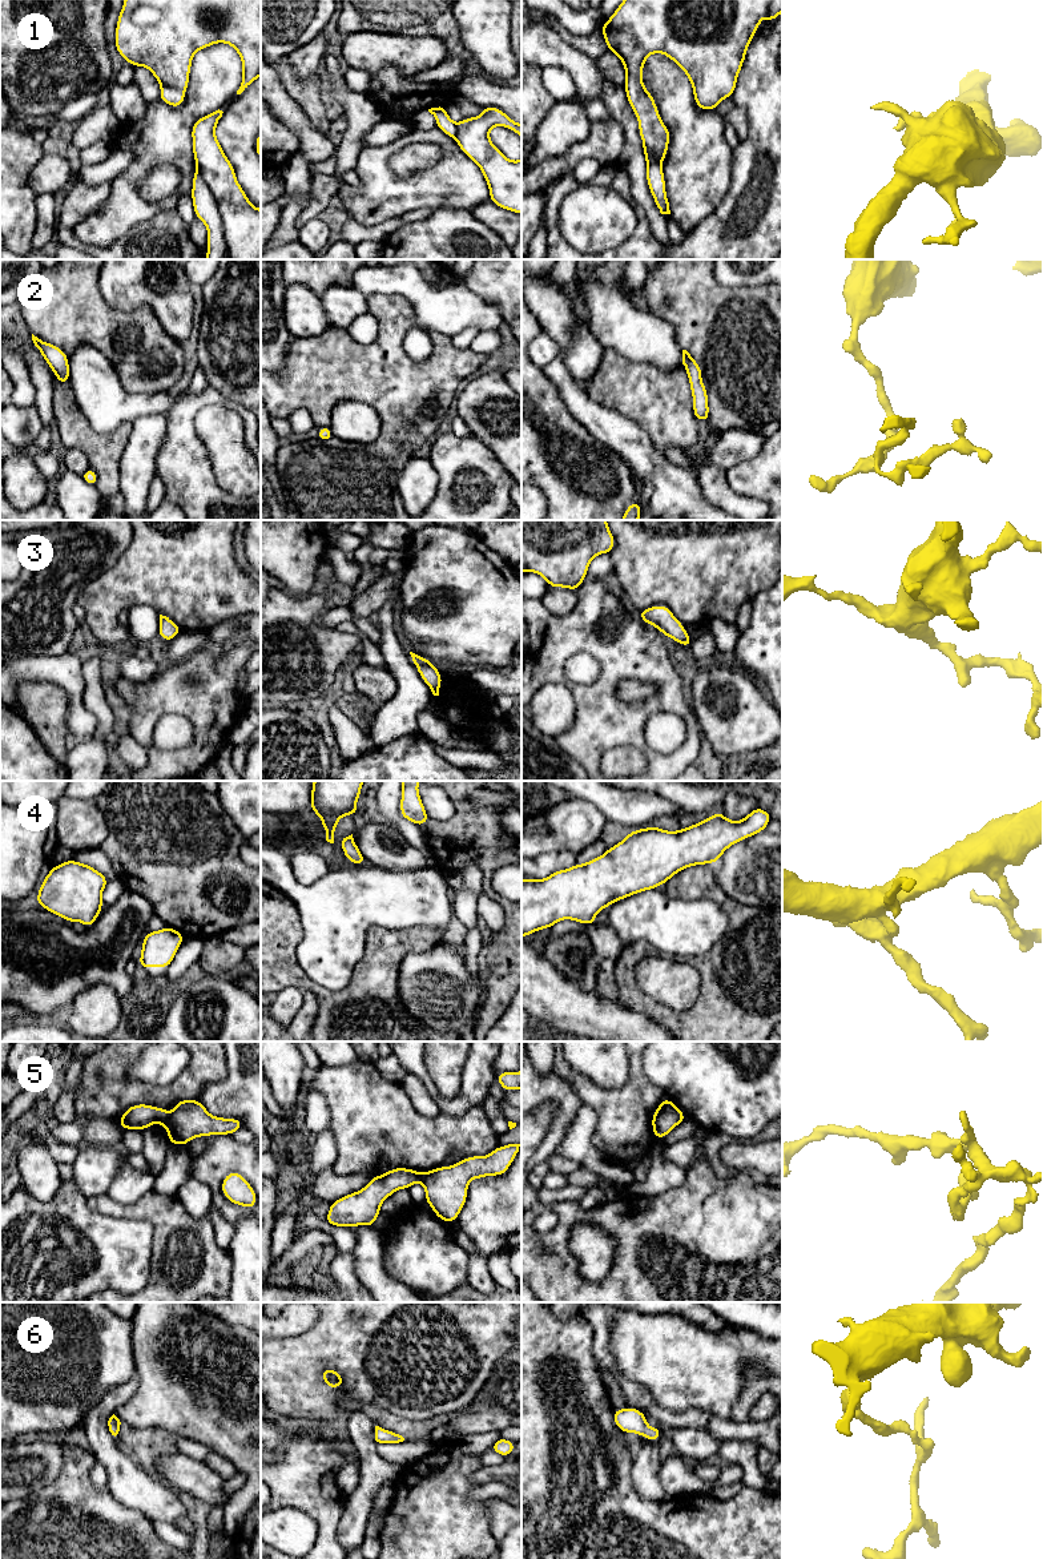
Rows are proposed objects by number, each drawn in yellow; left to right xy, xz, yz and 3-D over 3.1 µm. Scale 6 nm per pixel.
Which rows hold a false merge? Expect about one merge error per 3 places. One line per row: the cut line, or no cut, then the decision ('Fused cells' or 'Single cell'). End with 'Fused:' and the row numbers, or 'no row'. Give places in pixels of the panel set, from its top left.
1: Split along xy (198, 170), (216, 202), (222, 225), (226, 256). Fused cells
2: No split. Single cell
3: No split. Single cell
4: No split. Single cell
5: Split along xy (169, 1114), (162, 1124). Fused cells
6: No split. Single cell
Fused: 1, 5

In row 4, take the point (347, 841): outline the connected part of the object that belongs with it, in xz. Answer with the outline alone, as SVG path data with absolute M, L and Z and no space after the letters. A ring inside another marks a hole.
M353 834L343 838L342 841L342 849L343 849L343 855L351 861L355 866L366 863L365 857L359 851L357 843L354 842Z

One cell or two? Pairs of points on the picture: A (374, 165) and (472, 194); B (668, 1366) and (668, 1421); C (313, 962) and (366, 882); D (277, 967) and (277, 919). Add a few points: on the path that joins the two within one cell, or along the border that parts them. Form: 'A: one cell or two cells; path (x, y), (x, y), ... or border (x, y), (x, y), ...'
A: one cell; path (398, 189), (448, 189)
B: two cells; border (653, 1404), (671, 1410), (700, 1410)
C: one cell; path (333, 942), (335, 915), (349, 902)
D: one cell; path (277, 955), (277, 931)

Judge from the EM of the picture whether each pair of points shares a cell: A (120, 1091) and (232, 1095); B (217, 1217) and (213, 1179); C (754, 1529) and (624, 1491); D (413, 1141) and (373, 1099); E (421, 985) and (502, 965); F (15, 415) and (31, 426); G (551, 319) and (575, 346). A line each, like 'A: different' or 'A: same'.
A: different
B: different
C: same
D: same
E: different
F: same
G: same

